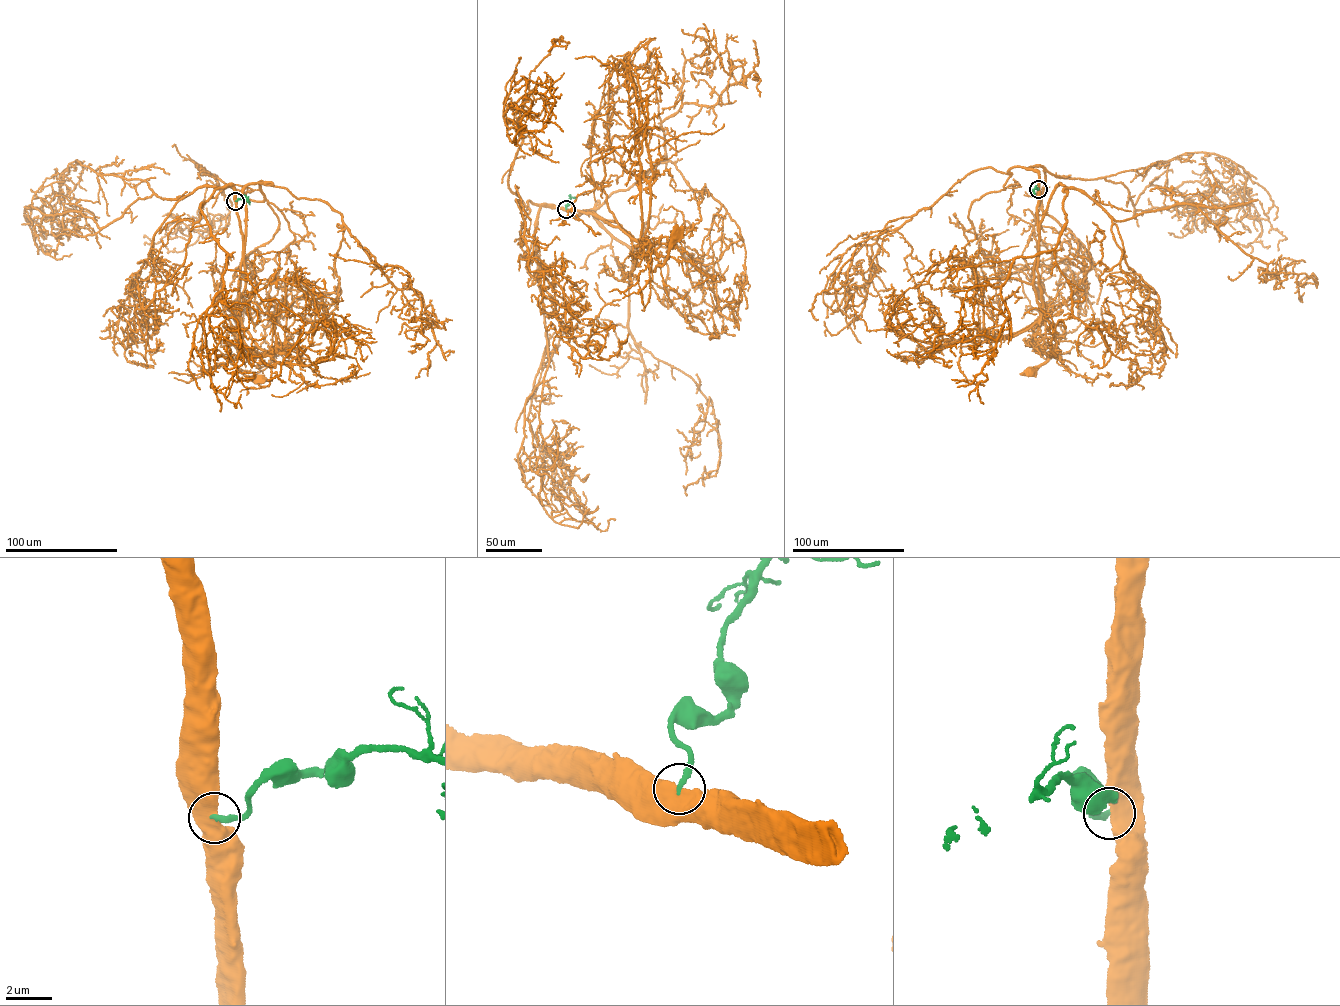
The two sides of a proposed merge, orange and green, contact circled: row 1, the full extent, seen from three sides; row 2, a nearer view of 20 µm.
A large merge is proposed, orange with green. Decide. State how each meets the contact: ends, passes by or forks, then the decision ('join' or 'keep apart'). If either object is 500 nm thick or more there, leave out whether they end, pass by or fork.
keep apart

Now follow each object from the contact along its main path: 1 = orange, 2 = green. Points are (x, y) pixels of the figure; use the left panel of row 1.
1: (235, 201), (243, 260), (238, 322), (233, 331), (227, 334), (227, 341), (232, 363), (245, 375), (259, 377)
2: (235, 201), (246, 198), (249, 204)

